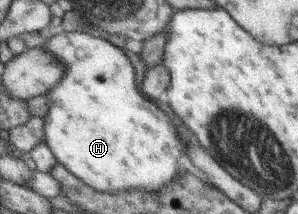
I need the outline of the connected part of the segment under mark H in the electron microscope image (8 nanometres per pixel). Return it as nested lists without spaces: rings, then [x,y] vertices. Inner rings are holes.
[[[58,30],[57,34],[55,34],[55,36],[53,36],[46,44],[41,46],[41,48],[44,51],[47,51],[52,57],[55,57],[56,61],[60,65],[64,66],[63,68],[64,74],[60,78],[60,81],[56,85],[53,85],[52,89],[48,90],[48,92],[45,94],[47,98],[51,101],[51,105],[49,107],[47,114],[43,116],[43,120],[44,120],[43,122],[44,142],[43,143],[45,143],[48,146],[50,152],[56,158],[56,161],[59,165],[63,166],[63,168],[65,168],[67,172],[75,176],[75,178],[79,182],[81,182],[82,186],[86,185],[87,187],[92,188],[95,192],[109,193],[110,195],[125,193],[126,191],[137,191],[139,193],[157,193],[158,191],[161,191],[162,189],[167,188],[172,181],[177,180],[177,178],[179,177],[179,162],[177,162],[177,160],[179,160],[179,158],[181,158],[181,156],[185,154],[183,150],[179,148],[179,144],[185,143],[183,142],[183,136],[182,136],[182,142],[179,142],[179,134],[177,134],[177,131],[179,131],[179,127],[175,128],[175,126],[173,126],[173,122],[171,122],[171,118],[169,118],[169,116],[167,116],[167,114],[165,114],[165,112],[161,108],[158,108],[157,105],[153,103],[153,101],[150,101],[148,97],[145,97],[144,93],[139,92],[139,90],[137,90],[137,84],[135,84],[135,72],[133,72],[133,66],[131,66],[131,62],[127,60],[127,56],[123,54],[123,51],[119,50],[119,47],[115,48],[115,46],[113,46],[113,43],[107,42],[107,40],[101,37],[93,37],[90,34],[77,34],[77,32],[64,33]]]

